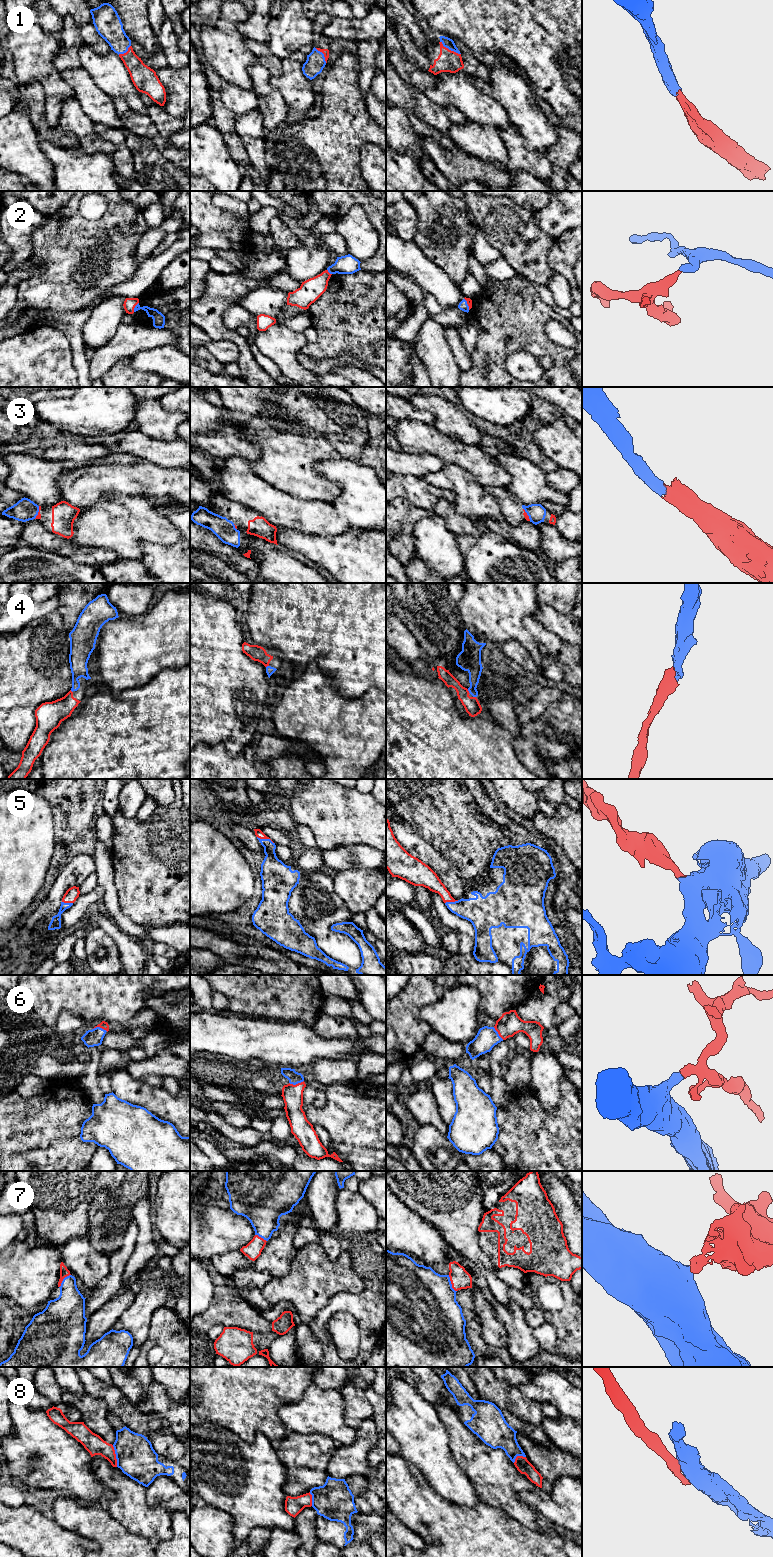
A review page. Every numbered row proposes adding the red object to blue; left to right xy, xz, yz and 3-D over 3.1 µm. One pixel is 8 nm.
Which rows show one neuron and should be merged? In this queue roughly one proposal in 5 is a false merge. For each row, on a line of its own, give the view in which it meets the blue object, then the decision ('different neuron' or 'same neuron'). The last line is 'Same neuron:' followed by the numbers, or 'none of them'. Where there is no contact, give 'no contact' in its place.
1: contact in yz; same neuron
2: contact in xy; same neuron
3: contact in xy; same neuron
4: contact in yz; same neuron
5: contact in xz; same neuron
6: contact in xz; same neuron
7: contact in yz; same neuron
8: contact in xy; different neuron
Same neuron: 1, 2, 3, 4, 5, 6, 7

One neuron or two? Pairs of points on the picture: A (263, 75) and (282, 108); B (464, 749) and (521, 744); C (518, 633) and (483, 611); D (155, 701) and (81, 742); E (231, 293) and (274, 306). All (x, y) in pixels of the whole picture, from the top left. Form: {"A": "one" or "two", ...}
{"A": "one", "B": "two", "C": "one", "D": "one", "E": "two"}

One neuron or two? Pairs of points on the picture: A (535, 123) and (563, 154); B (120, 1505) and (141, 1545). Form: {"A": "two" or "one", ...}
{"A": "two", "B": "two"}

